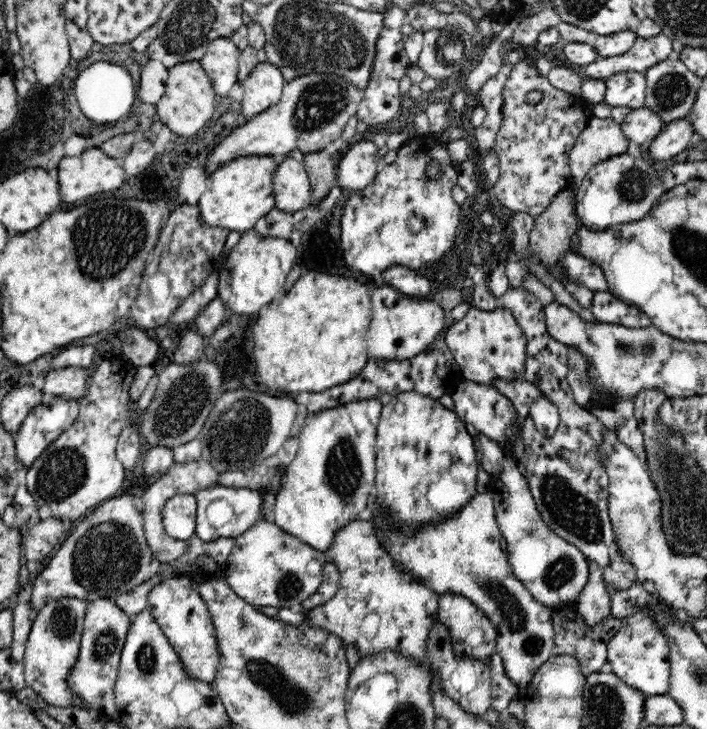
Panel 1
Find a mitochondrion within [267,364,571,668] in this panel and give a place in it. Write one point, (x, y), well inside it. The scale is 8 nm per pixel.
(512, 615)

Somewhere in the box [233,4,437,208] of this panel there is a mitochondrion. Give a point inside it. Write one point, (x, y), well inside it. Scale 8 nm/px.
(323, 100)

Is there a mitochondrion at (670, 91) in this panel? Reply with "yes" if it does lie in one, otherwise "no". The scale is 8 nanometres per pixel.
yes

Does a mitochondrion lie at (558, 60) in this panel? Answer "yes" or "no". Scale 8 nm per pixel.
no

